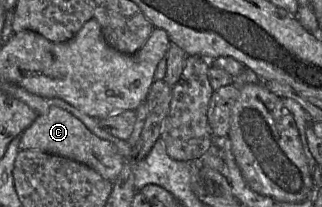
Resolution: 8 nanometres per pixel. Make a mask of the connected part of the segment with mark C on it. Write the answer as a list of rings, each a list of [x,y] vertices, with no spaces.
[[[53,107],[47,114],[40,115],[19,137],[20,150],[43,151],[80,162],[112,183],[126,164],[116,145],[94,135],[78,118],[60,107]]]

